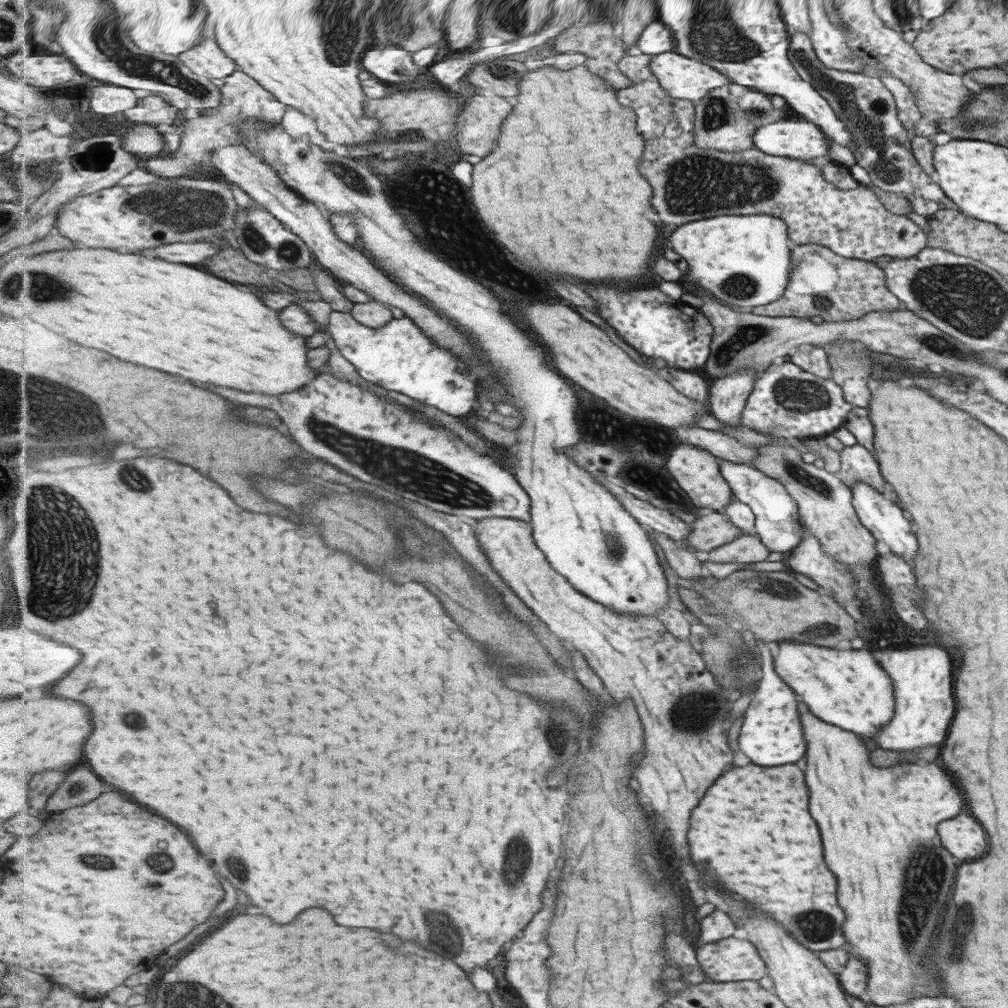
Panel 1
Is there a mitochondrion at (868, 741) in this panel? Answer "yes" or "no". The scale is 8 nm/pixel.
no

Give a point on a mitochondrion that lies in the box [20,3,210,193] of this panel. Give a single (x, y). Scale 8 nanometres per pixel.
(99, 156)

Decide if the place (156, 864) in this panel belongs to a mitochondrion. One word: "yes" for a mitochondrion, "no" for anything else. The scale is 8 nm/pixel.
yes

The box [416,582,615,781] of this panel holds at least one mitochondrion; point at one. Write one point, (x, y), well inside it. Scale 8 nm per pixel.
(562, 734)

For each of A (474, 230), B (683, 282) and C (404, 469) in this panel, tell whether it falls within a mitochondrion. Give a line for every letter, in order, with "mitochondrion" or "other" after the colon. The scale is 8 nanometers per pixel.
A: mitochondrion
B: other
C: mitochondrion

